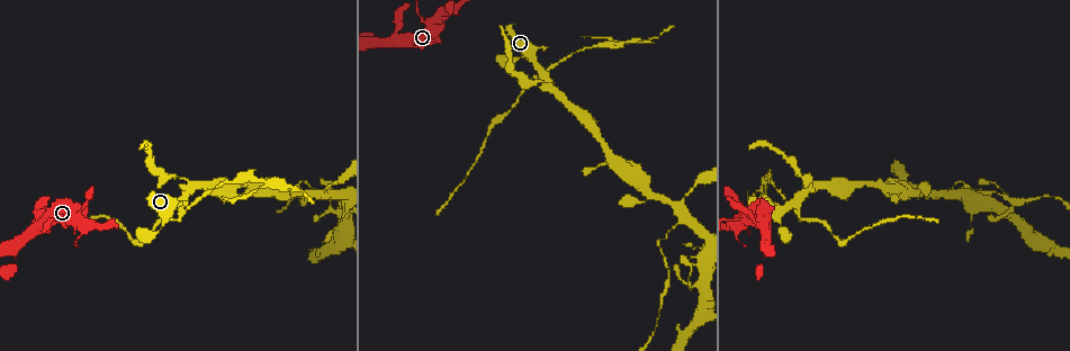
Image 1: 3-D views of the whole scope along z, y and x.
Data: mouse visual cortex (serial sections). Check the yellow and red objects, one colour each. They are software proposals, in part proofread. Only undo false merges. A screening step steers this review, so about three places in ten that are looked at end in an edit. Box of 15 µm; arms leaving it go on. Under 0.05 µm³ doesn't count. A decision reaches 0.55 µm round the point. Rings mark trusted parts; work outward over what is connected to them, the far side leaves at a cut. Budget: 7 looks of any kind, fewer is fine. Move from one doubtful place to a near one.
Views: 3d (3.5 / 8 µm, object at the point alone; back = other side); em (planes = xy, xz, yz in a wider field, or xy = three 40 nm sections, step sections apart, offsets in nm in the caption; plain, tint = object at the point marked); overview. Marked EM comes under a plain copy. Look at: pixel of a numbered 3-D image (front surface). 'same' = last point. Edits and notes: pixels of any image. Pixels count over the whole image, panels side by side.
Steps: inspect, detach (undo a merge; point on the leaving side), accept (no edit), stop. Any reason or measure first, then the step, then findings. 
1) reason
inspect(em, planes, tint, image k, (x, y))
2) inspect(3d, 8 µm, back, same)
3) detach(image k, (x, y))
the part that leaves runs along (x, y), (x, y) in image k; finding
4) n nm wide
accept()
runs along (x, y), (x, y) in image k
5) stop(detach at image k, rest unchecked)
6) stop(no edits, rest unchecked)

thin arm on a thick one
inspect(3d, 3.5 µm, image 1, (794, 204))

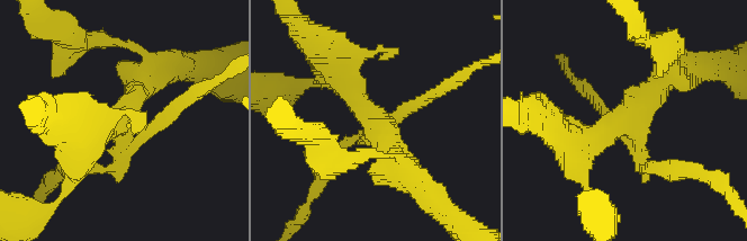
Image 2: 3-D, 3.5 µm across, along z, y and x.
4 arms; arms of 150, 200, 350, 400 nm
inspect(em, planes, tint, image 2, (372, 116))

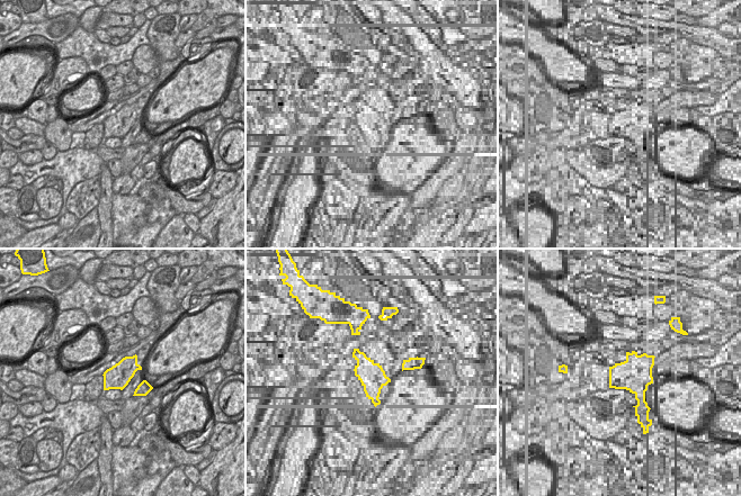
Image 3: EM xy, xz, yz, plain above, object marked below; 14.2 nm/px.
340 nm wide
detach(image 2, (650, 169))
the part that leaves runs along (396, 114), (469, 71) in image 2; a second cell is stuck on

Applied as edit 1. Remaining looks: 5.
see it whole again
inspect(overview)

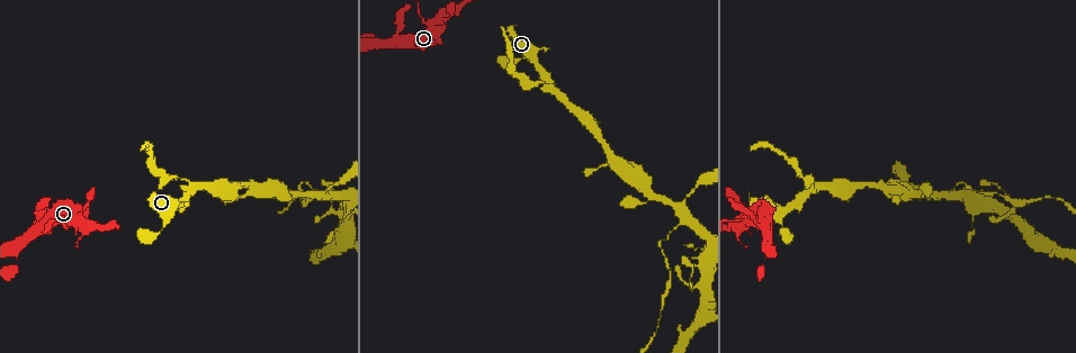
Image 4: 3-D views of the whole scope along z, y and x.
calibre changes
inspect(3d, 3.5 µm, image 4, (670, 233))

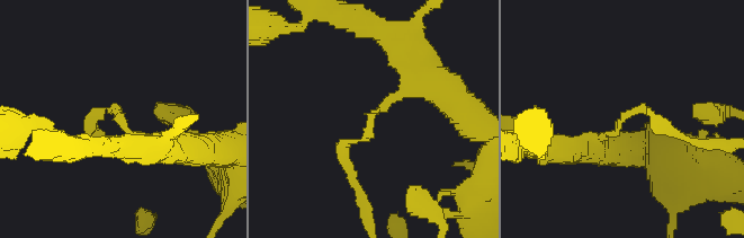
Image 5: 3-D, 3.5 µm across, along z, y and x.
arms of 200, 200 nm; need the tissue
inspect(em, xy, step 1, tint, image 5, (623, 119))

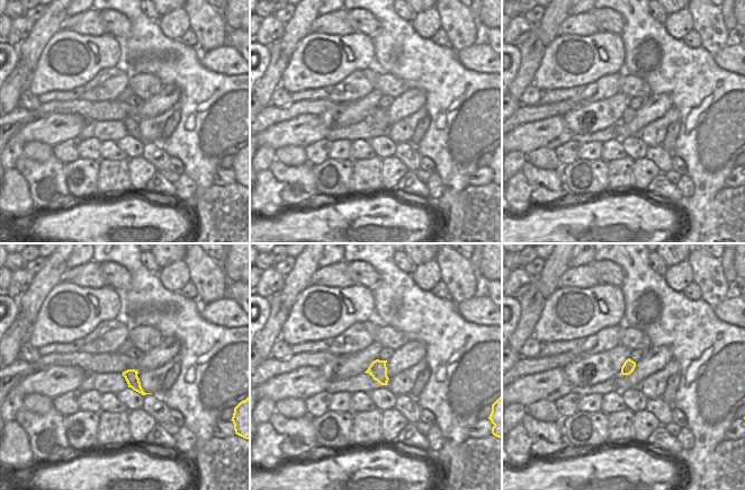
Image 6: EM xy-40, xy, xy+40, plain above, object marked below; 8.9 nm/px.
detach(image 5, (638, 109))
the part that leaves runs along (616, 131), (627, 113), (645, 109), (688, 138) in image 5; a second cell is stuck on

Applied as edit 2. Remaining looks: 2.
stop(detach at image 2, detach at image 5, rest unchecked)

